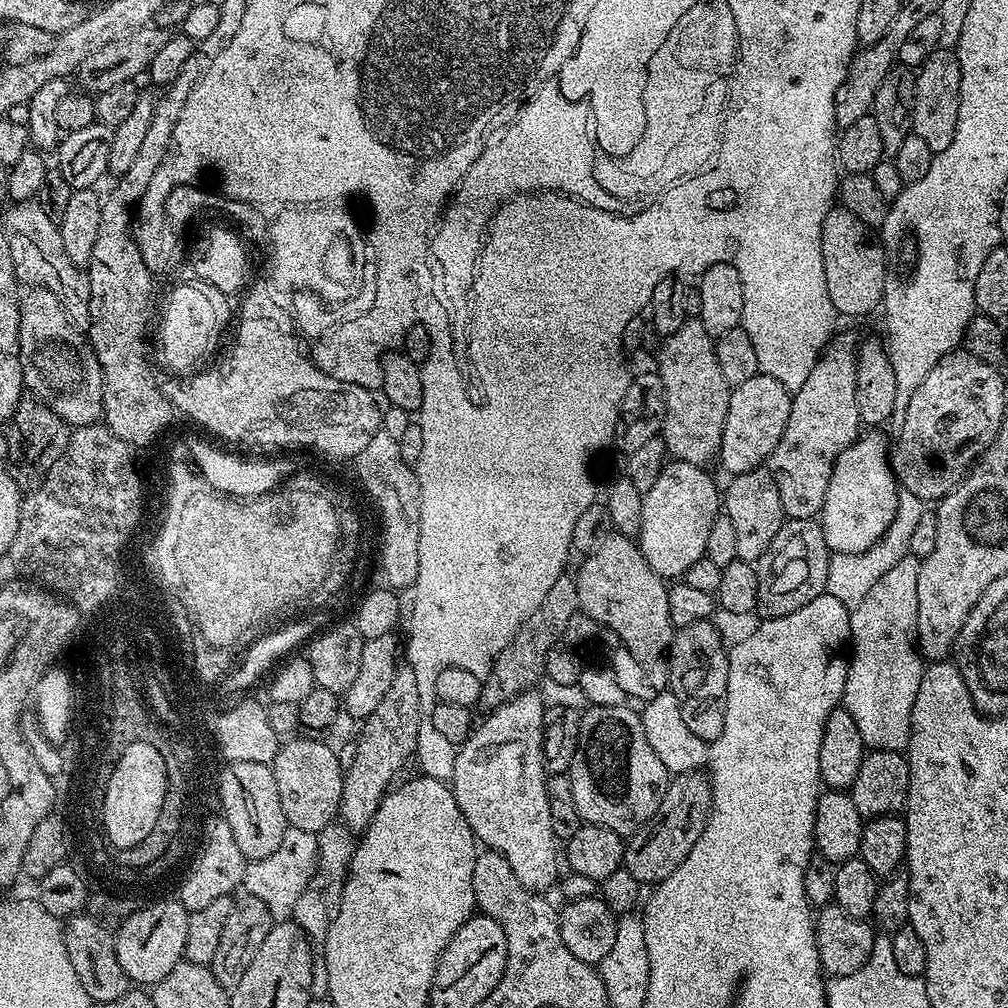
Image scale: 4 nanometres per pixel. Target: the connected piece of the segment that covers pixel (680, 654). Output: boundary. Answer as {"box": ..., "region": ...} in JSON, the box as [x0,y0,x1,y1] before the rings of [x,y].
{"box":[666,619,728,742],"region":[[[706,619],[675,629],[666,657],[667,687],[680,701],[682,722],[686,722],[690,734],[706,742],[716,740],[722,734],[728,696],[728,652],[719,630],[712,623],[711,619]]]}

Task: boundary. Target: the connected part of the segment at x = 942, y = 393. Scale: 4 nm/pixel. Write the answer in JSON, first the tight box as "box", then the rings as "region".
{"box":[890,352,1005,502],"region":[[[948,352],[914,390],[906,419],[890,448],[892,473],[903,491],[925,502],[939,502],[957,488],[973,464],[996,440],[1004,408],[1005,377],[969,352]]]}

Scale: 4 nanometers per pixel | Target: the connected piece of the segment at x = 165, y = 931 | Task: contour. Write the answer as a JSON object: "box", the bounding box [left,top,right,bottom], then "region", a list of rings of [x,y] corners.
{"box":[116,901,188,986],"region":[[[170,901],[160,904],[160,908],[140,912],[140,916],[131,916],[132,920],[125,924],[124,932],[116,934],[118,965],[122,966],[133,985],[151,986],[162,982],[162,978],[166,978],[166,974],[170,974],[170,970],[184,959],[188,914]]]}

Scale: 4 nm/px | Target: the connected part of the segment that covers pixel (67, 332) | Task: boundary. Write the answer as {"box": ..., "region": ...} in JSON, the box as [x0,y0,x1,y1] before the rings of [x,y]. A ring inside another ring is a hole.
{"box":[19,286,104,426],"region":[[[39,286],[20,299],[19,358],[25,389],[69,426],[95,424],[104,414],[104,379],[88,337],[68,318],[59,298]]]}

